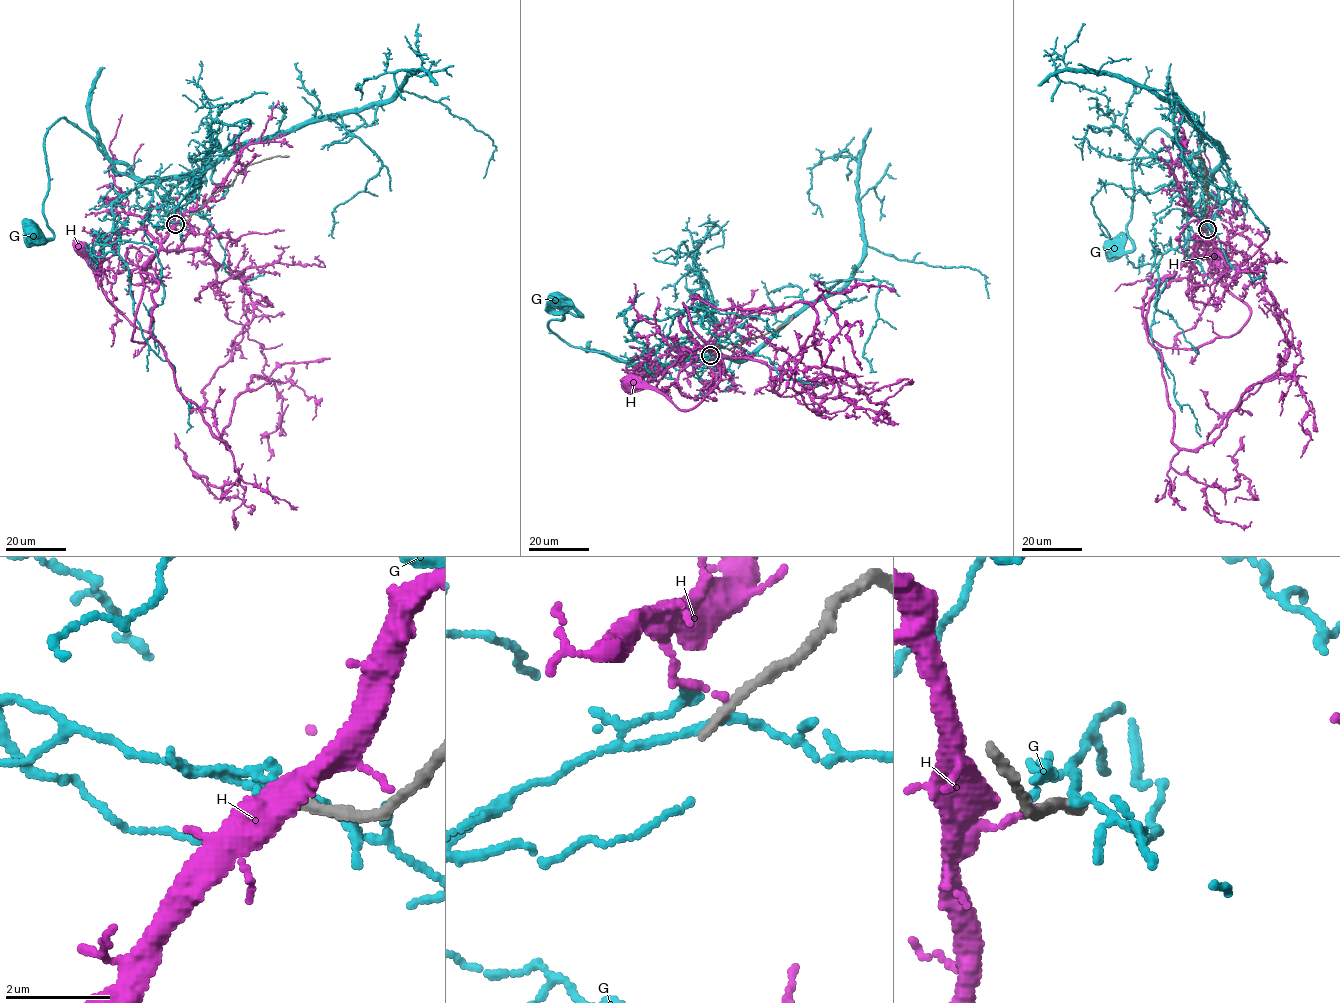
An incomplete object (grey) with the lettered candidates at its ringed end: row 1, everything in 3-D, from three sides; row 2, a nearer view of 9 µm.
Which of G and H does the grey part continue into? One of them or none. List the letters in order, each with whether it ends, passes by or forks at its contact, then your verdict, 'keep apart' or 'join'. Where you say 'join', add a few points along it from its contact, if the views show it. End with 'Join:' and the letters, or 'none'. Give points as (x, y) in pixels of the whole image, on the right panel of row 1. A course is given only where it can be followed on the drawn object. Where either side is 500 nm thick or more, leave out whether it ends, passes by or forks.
G: it passes by; keep apart
H: it ends; keep apart
Join: none

